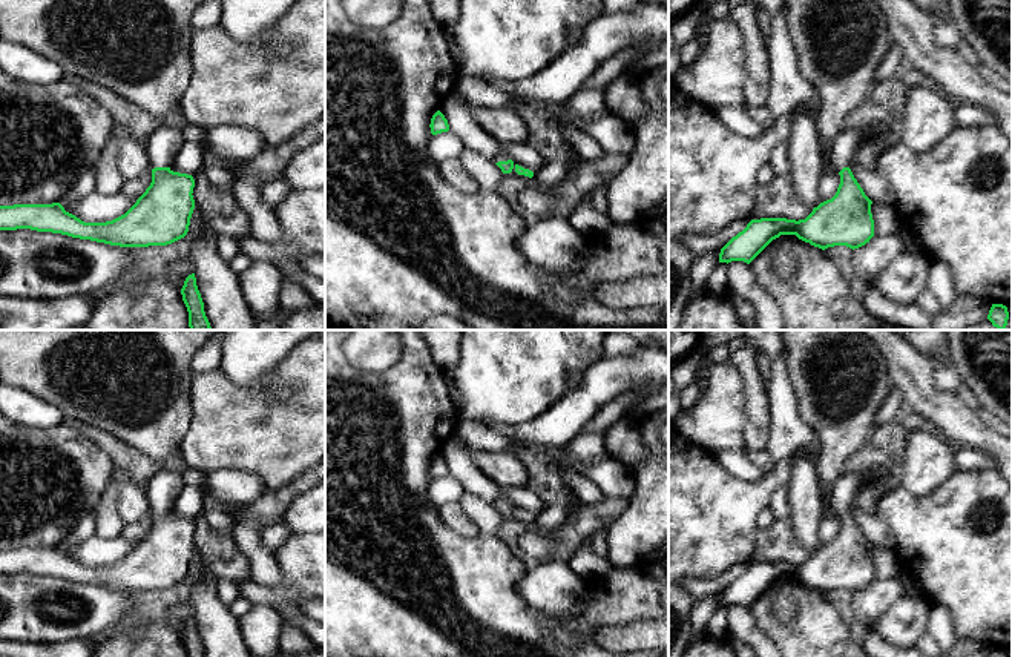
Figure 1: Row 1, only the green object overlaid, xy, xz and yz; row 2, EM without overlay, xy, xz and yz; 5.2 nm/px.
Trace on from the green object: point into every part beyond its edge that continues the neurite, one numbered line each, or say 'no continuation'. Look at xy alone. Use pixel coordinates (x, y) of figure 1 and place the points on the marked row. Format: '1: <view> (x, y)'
1: xy (163, 146)

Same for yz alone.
1: yz (842, 149)

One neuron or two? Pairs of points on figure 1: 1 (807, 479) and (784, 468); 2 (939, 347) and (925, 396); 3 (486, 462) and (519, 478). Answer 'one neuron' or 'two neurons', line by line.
1: two neurons
2: two neurons
3: one neuron

